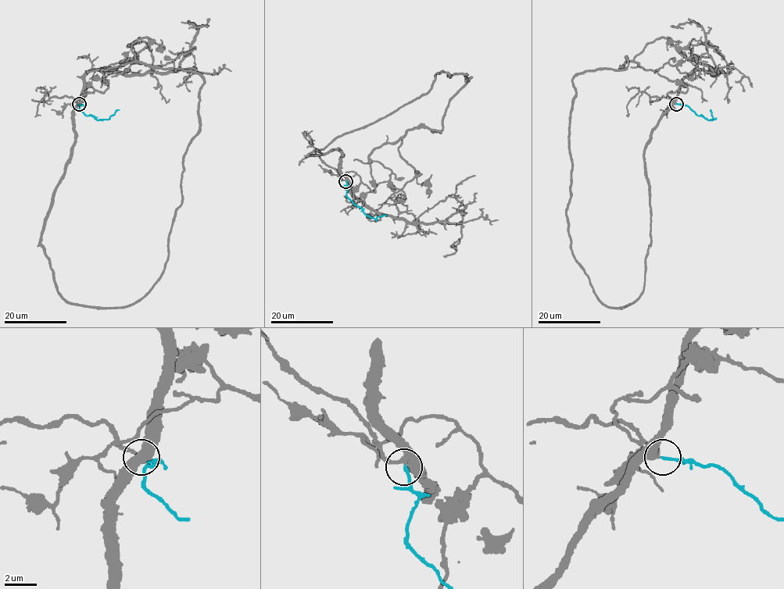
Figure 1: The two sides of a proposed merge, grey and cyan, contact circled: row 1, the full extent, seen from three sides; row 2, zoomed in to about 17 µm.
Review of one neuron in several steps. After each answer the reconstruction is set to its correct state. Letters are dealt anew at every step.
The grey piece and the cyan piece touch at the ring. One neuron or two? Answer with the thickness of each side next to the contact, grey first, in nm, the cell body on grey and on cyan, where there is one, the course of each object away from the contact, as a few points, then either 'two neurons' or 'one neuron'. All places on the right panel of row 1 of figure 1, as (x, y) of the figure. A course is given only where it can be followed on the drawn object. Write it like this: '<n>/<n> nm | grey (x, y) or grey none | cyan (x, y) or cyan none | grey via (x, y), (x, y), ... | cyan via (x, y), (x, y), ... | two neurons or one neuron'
280/160 nm | grey none | cyan none | grey via (676, 103), (644, 152), (651, 244), (643, 292), (635, 301), (610, 308), (599, 300), (567, 229) | cyan via (676, 103), (689, 106), (697, 115), (708, 119), (714, 119), (710, 109) | one neuron

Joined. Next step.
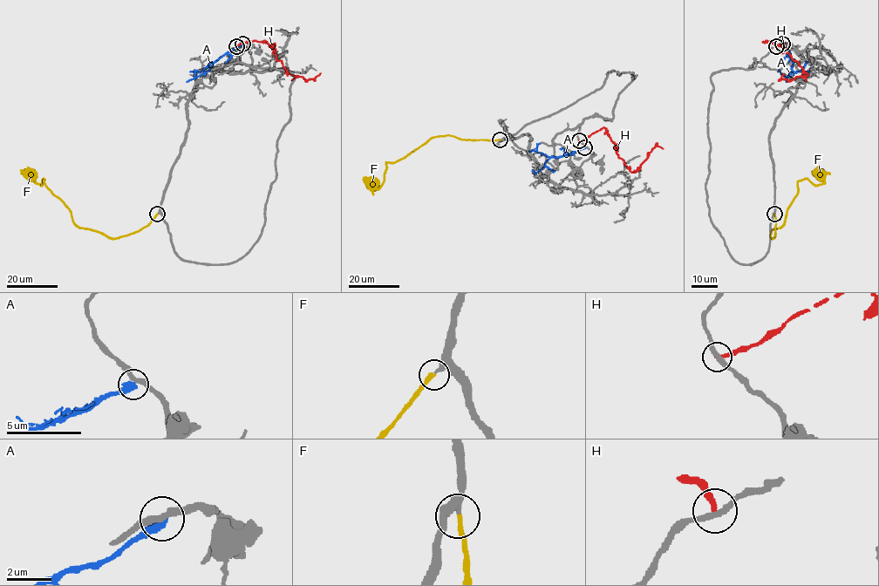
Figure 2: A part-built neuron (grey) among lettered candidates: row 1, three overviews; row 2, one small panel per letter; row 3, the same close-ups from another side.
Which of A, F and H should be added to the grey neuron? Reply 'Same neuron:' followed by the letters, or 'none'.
Same neuron: F

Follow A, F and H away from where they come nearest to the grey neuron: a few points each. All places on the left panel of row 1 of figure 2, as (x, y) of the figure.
A: (242, 44), (227, 51), (207, 71), (195, 78), (198, 70)
F: (157, 214), (138, 231), (116, 238), (105, 236), (74, 223), (71, 210), (43, 179), (39, 185), (21, 169)
H: (236, 46), (249, 41), (266, 42), (273, 46), (275, 58), (282, 61), (288, 73), (305, 80), (321, 73)

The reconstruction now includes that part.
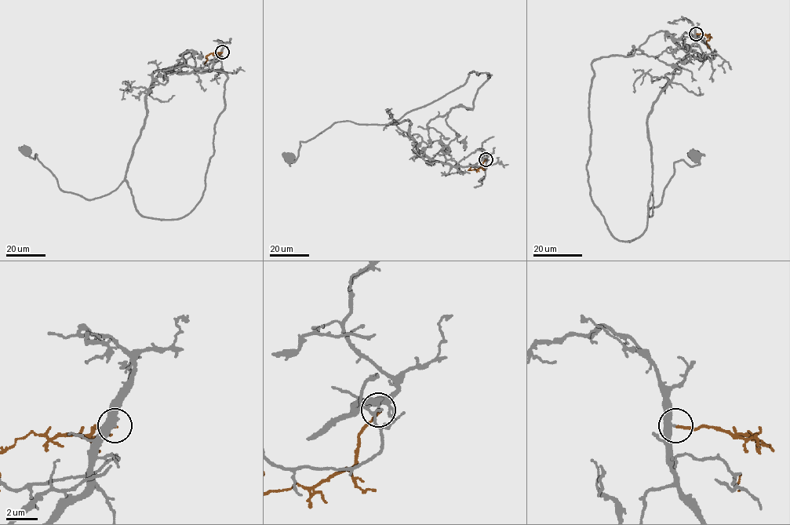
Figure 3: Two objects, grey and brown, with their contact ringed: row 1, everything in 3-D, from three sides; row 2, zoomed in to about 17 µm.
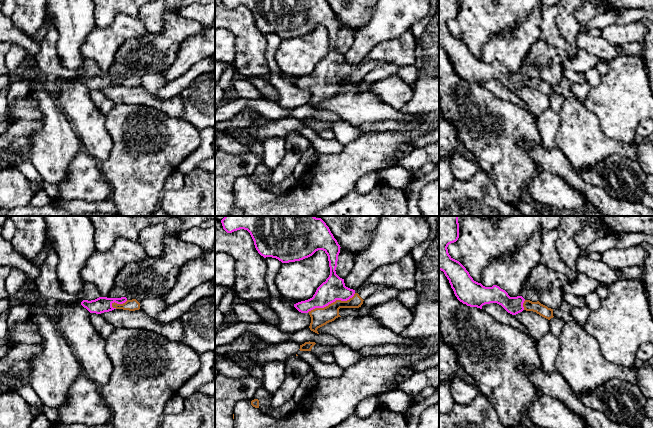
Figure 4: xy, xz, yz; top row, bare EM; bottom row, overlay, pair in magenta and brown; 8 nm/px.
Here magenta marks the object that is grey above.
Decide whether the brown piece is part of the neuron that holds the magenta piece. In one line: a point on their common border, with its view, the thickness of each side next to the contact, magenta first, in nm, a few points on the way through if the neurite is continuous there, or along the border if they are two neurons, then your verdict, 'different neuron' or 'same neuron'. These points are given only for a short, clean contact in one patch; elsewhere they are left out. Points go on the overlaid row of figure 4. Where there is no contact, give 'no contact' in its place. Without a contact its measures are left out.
meets magenta in xz at (331, 302); 180 nm thick on the magenta side, 140 nm on the other; runs through xz (334, 288), (331, 302), (319, 316); same neuron

